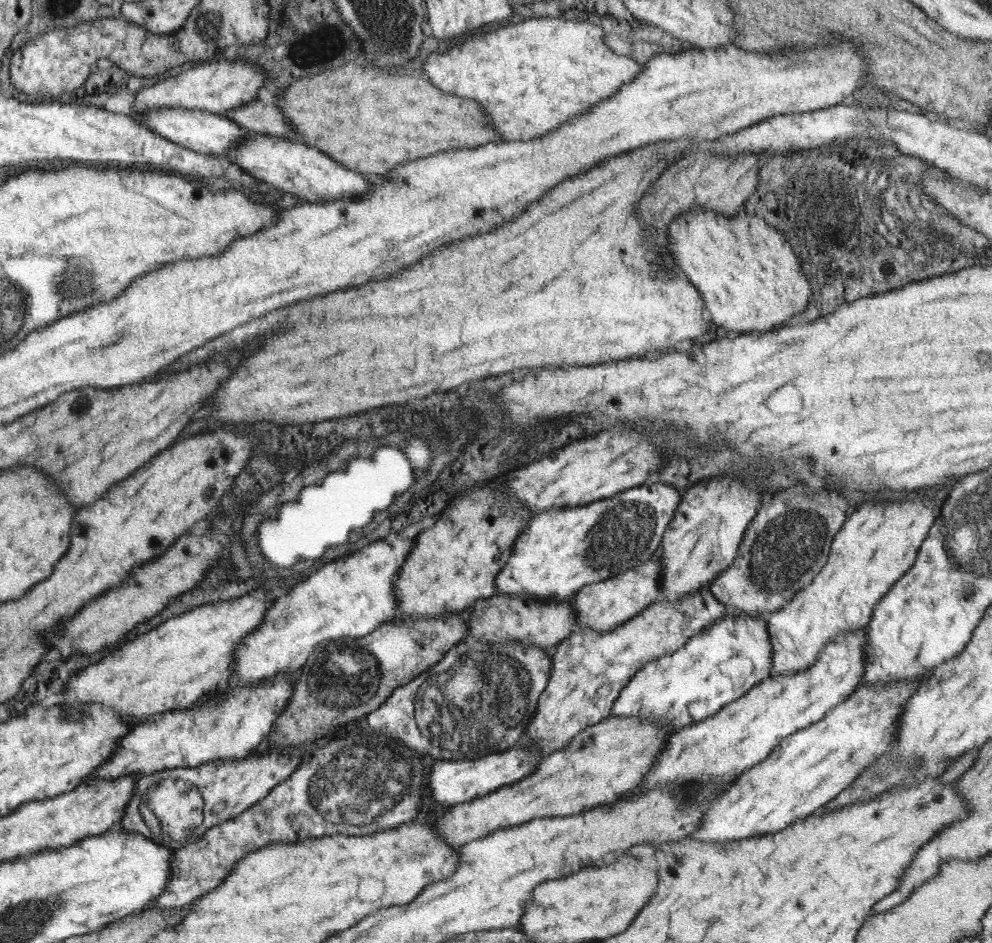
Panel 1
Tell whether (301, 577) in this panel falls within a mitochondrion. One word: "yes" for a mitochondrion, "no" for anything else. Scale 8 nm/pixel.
no

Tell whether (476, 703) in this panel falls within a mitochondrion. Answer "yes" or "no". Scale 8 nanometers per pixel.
yes

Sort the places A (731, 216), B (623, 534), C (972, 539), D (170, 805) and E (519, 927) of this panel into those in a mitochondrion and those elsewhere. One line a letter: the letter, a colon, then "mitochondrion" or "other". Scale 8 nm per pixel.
A: other
B: mitochondrion
C: mitochondrion
D: mitochondrion
E: other

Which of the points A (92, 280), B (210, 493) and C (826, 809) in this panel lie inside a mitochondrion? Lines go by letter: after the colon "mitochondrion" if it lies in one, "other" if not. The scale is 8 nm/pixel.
A: mitochondrion
B: other
C: other

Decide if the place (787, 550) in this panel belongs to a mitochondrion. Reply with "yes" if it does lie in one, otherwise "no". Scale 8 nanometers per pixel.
yes

